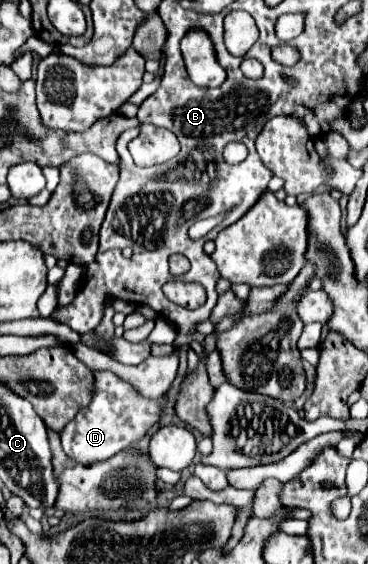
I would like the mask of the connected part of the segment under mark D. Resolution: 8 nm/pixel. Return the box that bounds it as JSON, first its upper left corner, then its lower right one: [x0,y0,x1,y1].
[63,371,163,465]

